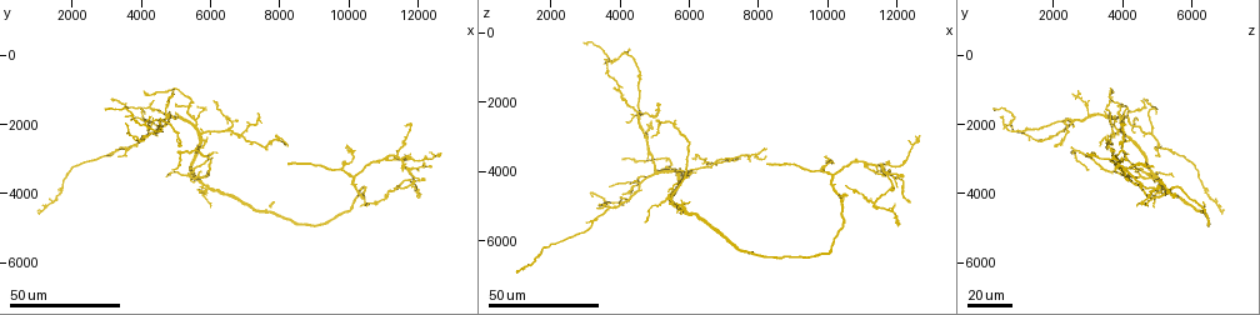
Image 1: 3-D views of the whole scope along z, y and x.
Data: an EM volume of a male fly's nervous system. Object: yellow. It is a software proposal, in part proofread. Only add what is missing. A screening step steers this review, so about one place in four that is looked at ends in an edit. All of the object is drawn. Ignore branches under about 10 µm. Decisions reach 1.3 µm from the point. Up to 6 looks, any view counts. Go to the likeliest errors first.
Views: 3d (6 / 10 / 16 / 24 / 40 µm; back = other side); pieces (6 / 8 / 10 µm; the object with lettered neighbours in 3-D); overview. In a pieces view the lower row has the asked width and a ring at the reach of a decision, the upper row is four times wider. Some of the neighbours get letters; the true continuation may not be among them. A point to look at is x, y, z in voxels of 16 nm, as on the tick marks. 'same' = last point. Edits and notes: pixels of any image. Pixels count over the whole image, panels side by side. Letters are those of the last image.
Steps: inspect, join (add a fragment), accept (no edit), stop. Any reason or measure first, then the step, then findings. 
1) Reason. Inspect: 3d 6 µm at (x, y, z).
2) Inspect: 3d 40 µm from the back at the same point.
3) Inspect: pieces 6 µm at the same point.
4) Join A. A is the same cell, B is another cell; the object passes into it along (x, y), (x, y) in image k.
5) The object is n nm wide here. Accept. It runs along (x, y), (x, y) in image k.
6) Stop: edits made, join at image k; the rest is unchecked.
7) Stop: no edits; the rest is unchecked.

End of a long branch. Inspect: 3d 40 µm at (1000, 4500, 7000).

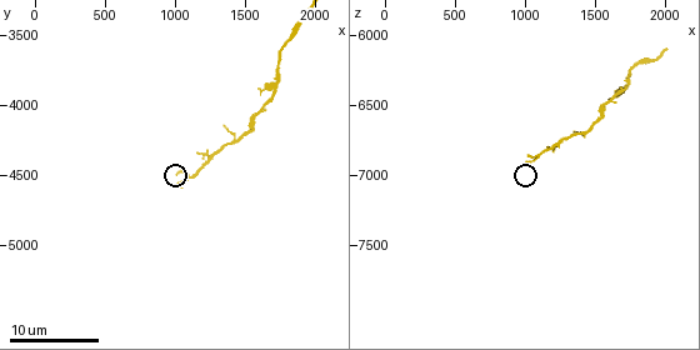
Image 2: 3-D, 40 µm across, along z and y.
Inspect: 3d 10 µm at (1000, 4500, 6900).

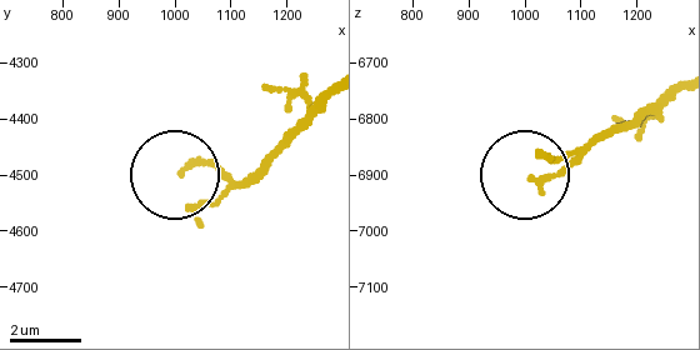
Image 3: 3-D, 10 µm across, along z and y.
Inspect: pieces 8 µm at (1015, 4500, 6905).

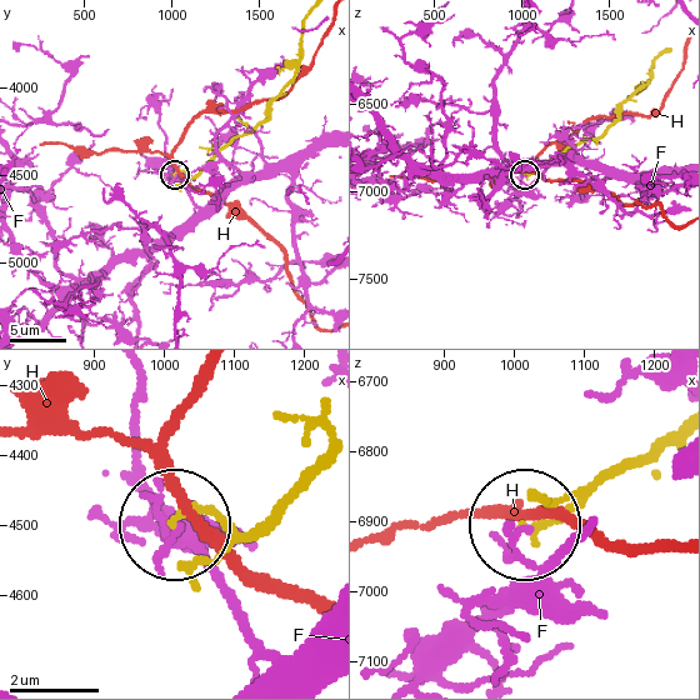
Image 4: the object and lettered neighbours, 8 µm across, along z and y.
Accept. F and H are other cells; it runs along (303, 45), (293, 81), (265, 118), (193, 175), (174, 173) in image 4; no lettered fragment goes on from it.

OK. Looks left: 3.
Branch stops here. Inspect: 3d 40 µm at (7800, 4200, 6300).

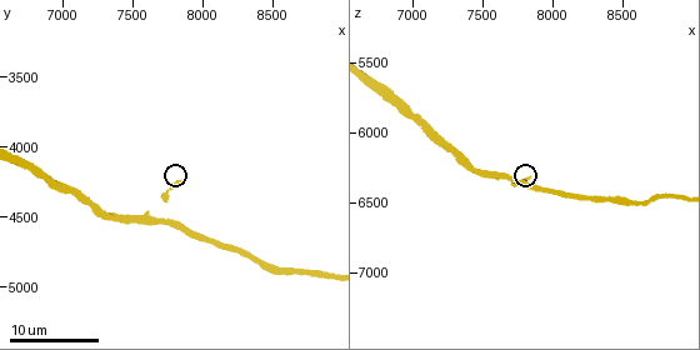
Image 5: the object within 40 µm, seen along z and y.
Inspect: pieces 8 µm at (7840, 4260, 6340).

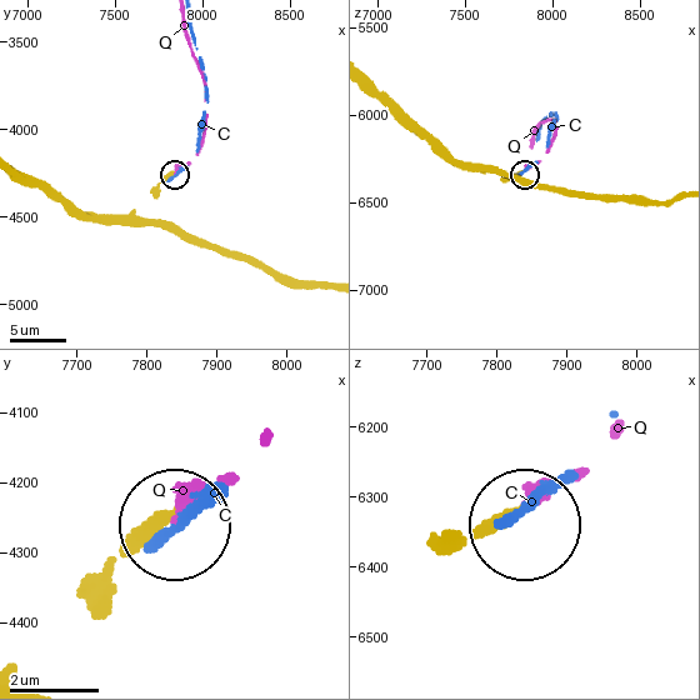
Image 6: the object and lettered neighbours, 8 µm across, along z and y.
The object is 280 nm wide here. Join Q. Q is the same cell, C is another cell; it goes on there.

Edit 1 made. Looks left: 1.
Stop: edits made, join at image 6; the rest is unchecked.

